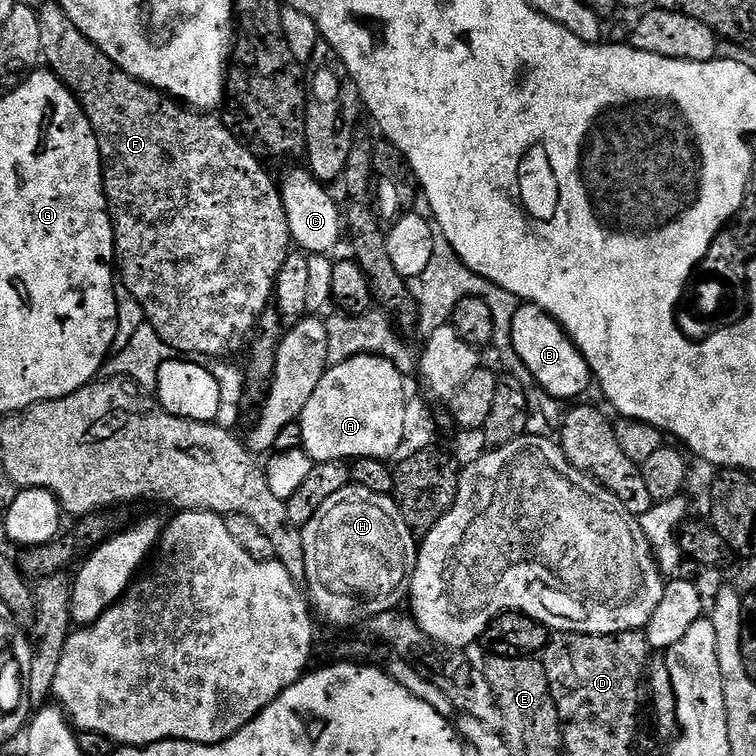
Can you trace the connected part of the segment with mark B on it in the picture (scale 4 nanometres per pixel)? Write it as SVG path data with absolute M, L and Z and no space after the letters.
M521 303L514 314L512 330L513 346L517 354L530 370L535 383L544 387L556 400L572 400L580 396L593 383L592 371L583 354L576 349L576 344L564 333L564 327L546 310L536 304Z

